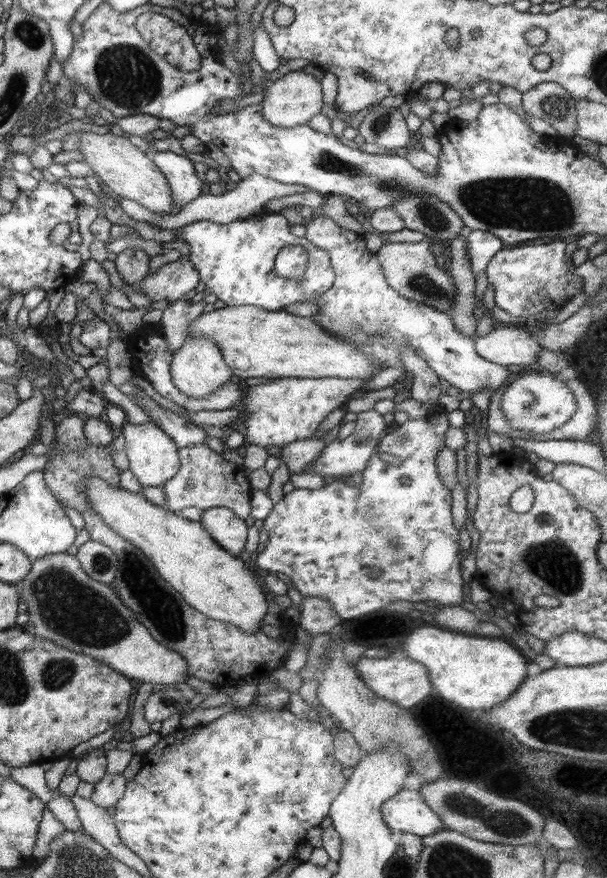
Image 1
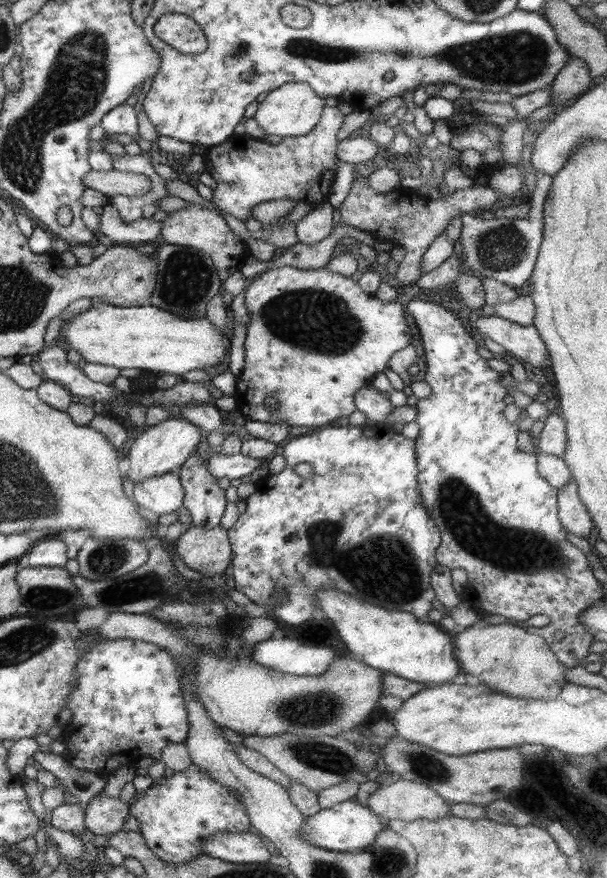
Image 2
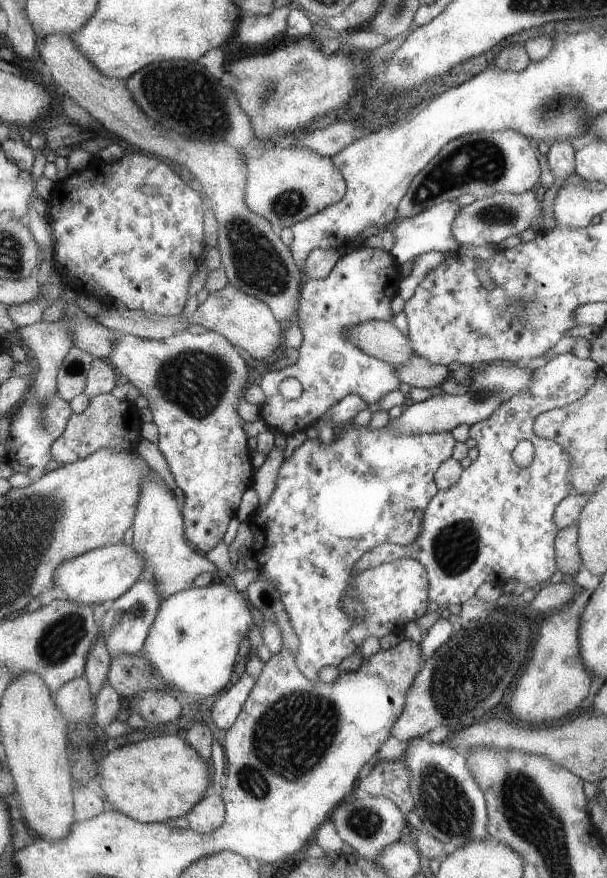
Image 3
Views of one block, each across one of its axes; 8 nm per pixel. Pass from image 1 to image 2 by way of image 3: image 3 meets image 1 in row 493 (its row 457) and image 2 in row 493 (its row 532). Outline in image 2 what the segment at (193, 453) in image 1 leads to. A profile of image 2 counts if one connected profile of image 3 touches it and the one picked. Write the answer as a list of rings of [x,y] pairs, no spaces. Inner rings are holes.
[[[198,455],[189,457],[176,471],[183,487],[182,506],[187,509],[192,526],[215,528],[220,523],[227,502],[223,489],[219,488]]]

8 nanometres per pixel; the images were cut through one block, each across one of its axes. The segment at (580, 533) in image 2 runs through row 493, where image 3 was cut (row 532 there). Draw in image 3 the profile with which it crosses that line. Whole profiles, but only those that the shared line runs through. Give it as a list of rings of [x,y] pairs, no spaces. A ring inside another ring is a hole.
[[[577,524],[558,529],[553,540],[556,570],[574,577],[581,566],[581,558],[577,548]]]

